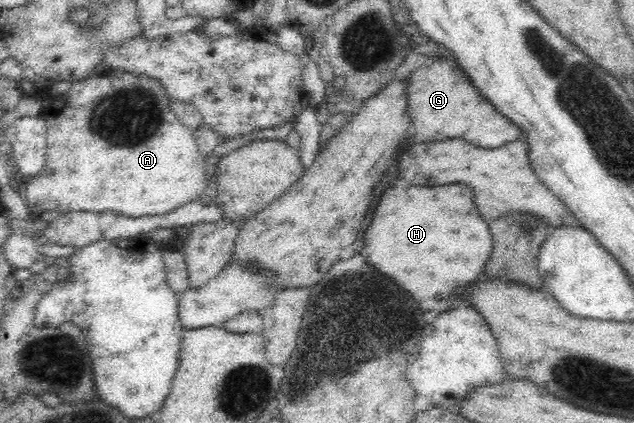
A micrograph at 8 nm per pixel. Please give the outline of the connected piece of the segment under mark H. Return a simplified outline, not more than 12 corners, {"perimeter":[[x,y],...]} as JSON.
{"perimeter":[[464,184],[389,188],[367,262],[423,310],[475,284],[493,240]]}

